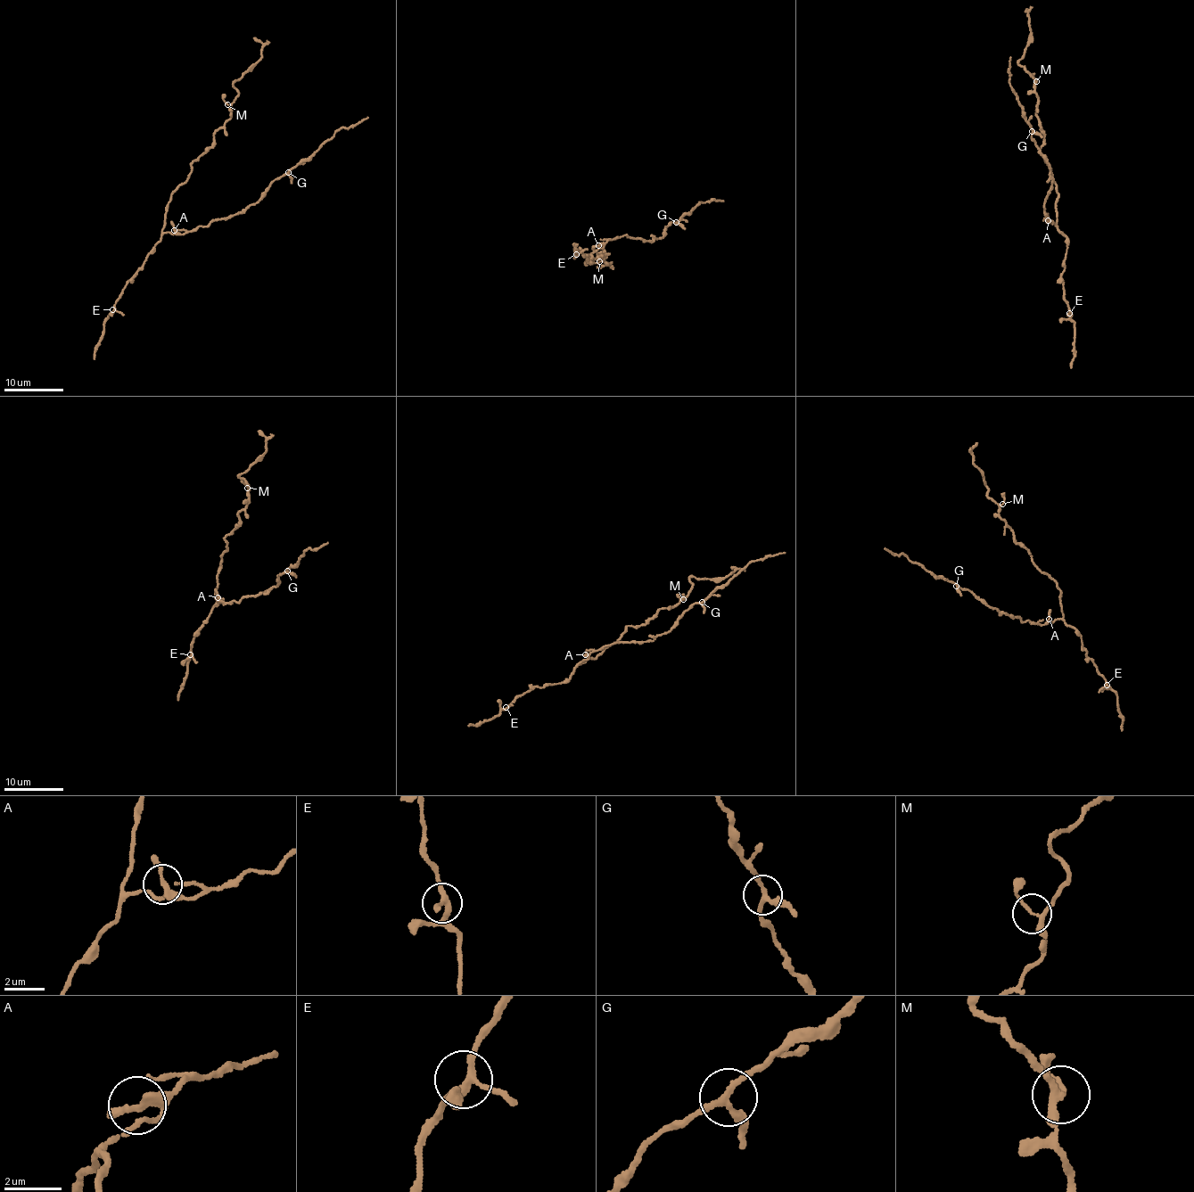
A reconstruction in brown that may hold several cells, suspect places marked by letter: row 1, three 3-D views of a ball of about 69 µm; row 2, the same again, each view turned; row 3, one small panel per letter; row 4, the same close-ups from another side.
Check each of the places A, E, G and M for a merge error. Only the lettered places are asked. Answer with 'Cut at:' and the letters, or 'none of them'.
Cut at: none of them

